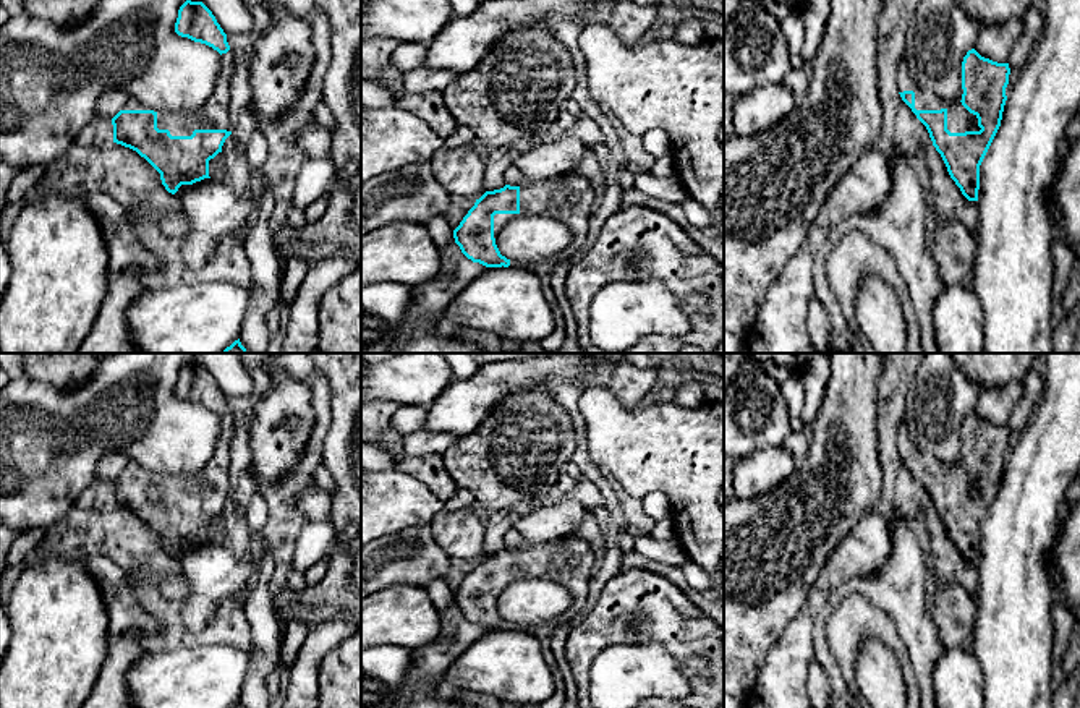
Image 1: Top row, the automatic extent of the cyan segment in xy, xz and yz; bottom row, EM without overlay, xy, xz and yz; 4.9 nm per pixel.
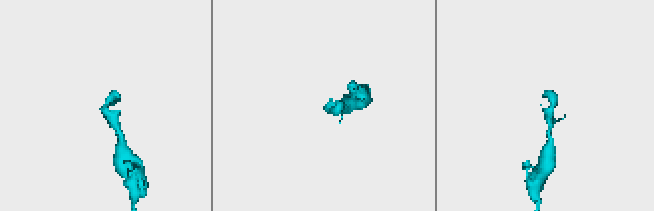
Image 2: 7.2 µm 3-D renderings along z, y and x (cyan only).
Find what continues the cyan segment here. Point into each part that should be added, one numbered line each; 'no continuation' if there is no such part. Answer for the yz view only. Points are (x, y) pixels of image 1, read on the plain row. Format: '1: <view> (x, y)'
1: yz (959, 483)

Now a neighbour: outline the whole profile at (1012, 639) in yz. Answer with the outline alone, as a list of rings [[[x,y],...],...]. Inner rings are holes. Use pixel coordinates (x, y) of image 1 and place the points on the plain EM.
[[[1046,353],[1043,395],[1007,458],[1001,489],[980,528],[978,612],[973,625],[972,651],[980,661],[984,680],[983,708],[1052,708],[1051,606],[1054,578],[1049,552],[1059,533],[1057,512],[1064,496],[1080,471],[1080,353]]]

